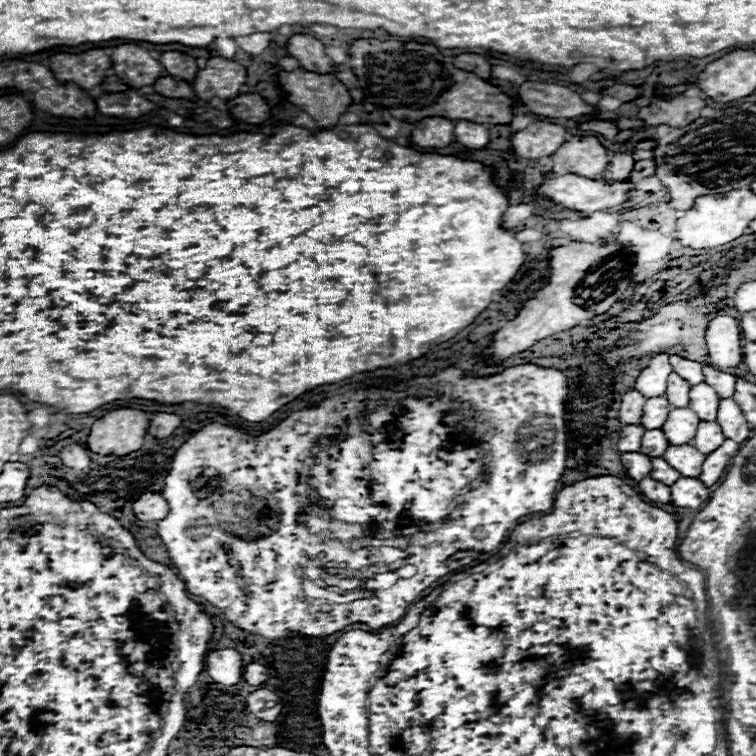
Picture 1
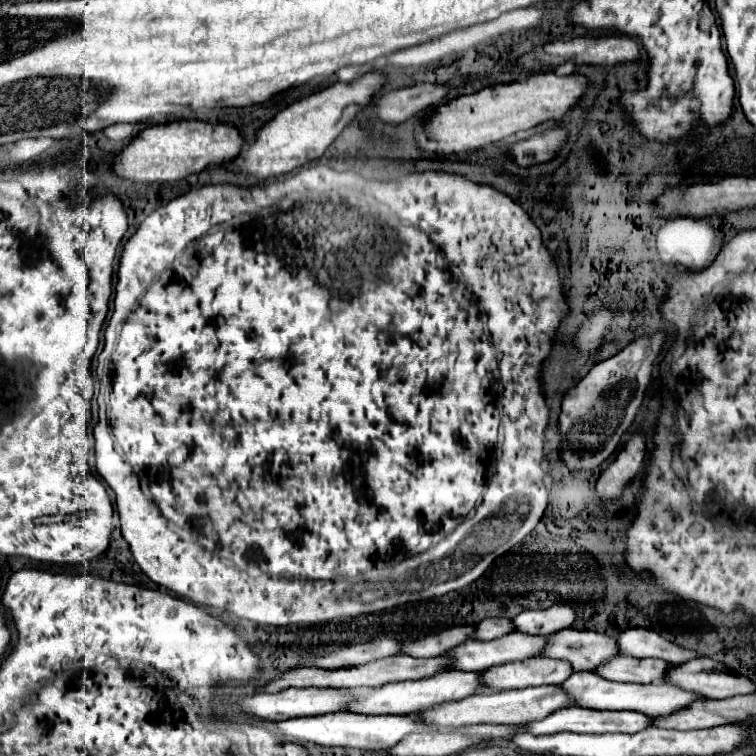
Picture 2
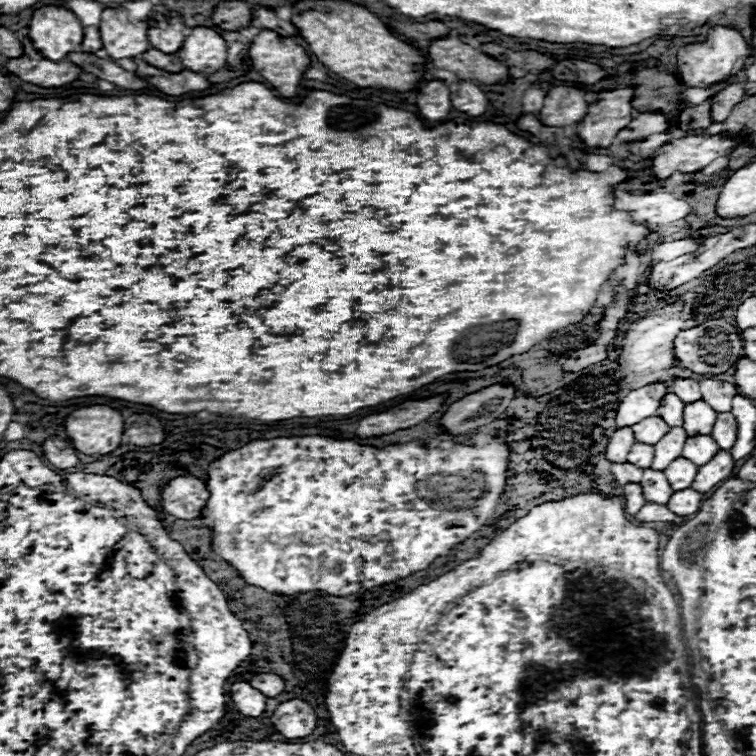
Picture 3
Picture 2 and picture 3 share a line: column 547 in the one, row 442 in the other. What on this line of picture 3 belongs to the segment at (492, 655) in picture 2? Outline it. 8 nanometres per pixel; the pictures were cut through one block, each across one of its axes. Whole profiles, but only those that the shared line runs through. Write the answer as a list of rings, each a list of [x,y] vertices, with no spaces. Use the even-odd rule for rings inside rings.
[[[636,442],[628,454],[628,462],[640,468],[650,468],[652,460],[654,460],[654,446],[648,446],[642,442]]]

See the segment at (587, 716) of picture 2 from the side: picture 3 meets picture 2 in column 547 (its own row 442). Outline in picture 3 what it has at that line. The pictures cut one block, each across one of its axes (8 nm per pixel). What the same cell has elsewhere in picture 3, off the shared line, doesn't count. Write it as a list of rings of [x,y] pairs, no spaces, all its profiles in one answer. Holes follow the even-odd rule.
[[[732,412],[718,414],[716,424],[712,428],[712,438],[718,442],[718,446],[722,450],[730,450],[736,442],[736,434],[738,434],[738,424],[736,424],[736,418],[732,416]]]

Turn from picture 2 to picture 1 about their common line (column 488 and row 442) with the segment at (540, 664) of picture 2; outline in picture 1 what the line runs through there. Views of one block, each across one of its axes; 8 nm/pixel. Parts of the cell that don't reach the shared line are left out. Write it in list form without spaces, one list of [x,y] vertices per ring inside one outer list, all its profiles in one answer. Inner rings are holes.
[[[688,406],[684,410],[672,408],[660,430],[668,438],[668,444],[680,446],[680,444],[688,444],[694,438],[698,424],[700,424],[700,418],[694,414],[692,408]]]

